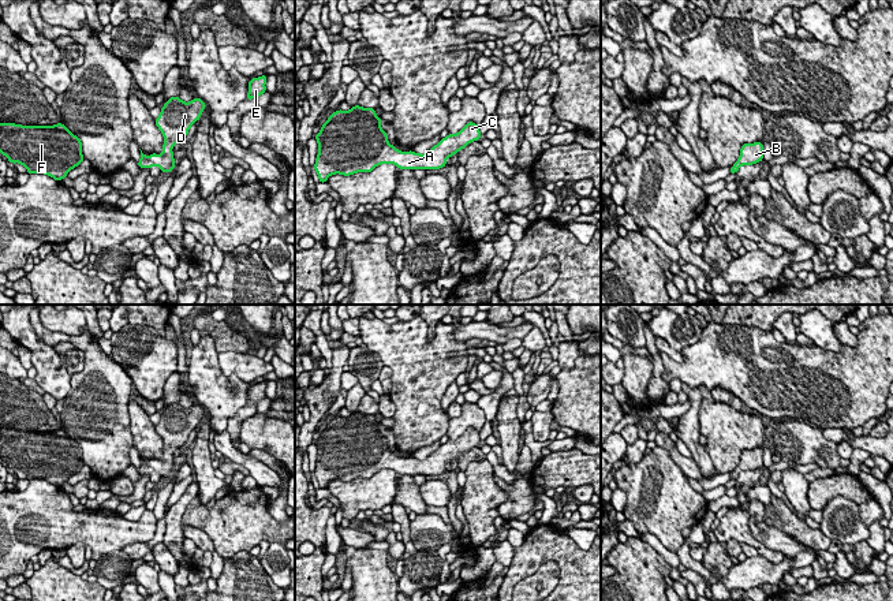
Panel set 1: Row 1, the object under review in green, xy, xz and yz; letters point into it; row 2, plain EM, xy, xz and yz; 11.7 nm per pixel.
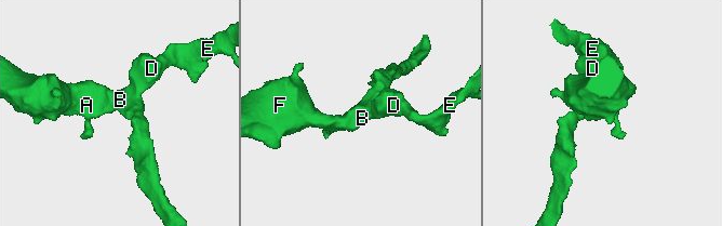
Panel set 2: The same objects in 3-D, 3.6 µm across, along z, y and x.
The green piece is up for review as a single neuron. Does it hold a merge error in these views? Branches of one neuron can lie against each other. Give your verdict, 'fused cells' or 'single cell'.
single cell

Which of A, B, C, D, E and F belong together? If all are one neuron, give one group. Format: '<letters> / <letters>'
A B C D E F

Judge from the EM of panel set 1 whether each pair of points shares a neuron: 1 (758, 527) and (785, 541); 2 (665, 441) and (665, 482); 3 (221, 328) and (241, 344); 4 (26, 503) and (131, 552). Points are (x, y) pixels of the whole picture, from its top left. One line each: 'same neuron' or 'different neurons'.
1: same neuron
2: different neurons
3: same neuron
4: different neurons

